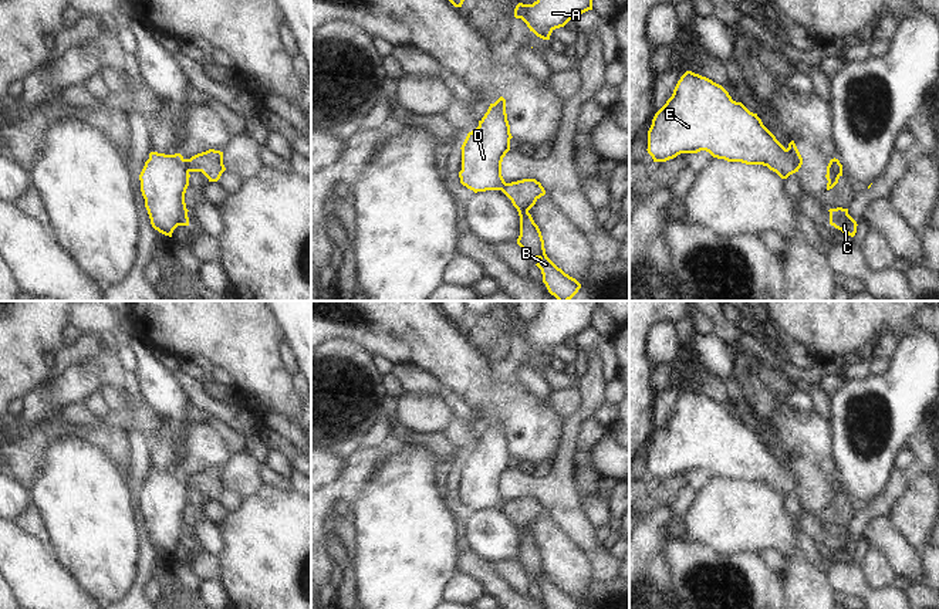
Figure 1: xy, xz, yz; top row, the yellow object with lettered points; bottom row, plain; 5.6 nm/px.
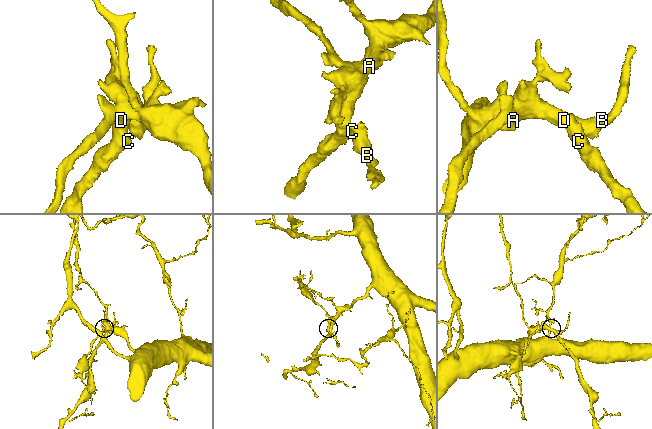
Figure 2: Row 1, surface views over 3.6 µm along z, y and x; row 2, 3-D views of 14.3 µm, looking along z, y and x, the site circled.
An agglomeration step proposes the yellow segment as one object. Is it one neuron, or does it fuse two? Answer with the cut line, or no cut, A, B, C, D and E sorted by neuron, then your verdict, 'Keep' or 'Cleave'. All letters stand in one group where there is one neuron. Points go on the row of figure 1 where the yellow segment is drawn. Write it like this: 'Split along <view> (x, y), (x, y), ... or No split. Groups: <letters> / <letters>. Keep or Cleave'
Split along yz (830, 162), (831, 168), (840, 175). Groups: A C D E / B. Cleave

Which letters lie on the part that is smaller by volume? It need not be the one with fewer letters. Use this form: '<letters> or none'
B

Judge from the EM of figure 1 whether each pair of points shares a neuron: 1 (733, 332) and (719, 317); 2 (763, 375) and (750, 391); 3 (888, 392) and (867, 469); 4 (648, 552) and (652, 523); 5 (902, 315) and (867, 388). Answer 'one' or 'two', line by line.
1: one
2: two
3: one
4: one
5: two

